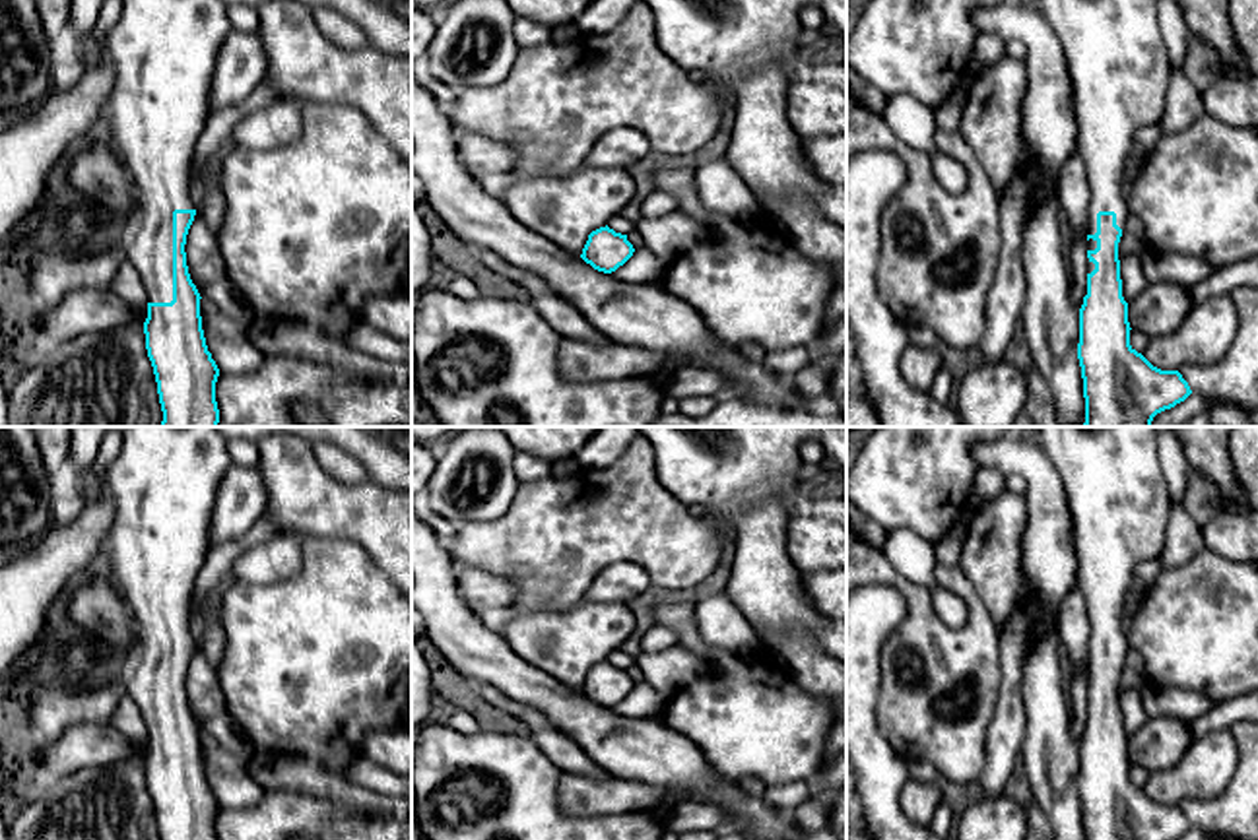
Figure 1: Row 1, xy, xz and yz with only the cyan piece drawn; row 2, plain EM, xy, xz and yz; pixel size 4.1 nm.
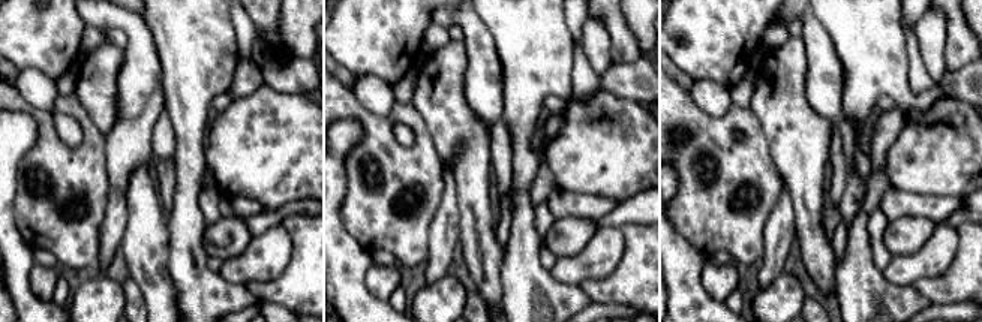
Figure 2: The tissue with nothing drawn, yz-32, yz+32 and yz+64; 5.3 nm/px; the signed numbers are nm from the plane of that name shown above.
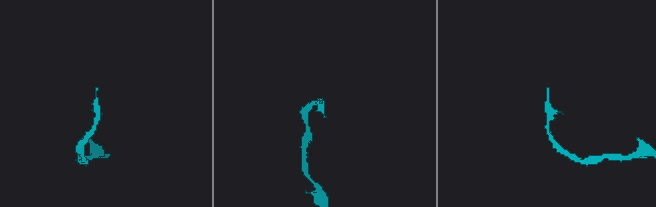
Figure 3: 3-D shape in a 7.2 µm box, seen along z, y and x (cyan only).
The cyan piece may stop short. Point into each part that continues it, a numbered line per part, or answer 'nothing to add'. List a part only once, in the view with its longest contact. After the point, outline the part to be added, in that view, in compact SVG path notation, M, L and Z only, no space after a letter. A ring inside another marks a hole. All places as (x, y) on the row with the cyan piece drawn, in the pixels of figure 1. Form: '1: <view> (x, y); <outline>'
1: xy (158, 63); M124 0L120 19L107 33L101 62L76 85L50 89L27 118L0 132L0 241L37 206L50 169L89 132L99 107L107 103L113 111L113 140L134 177L142 210L124 260L138 270L148 303L171 303L173 211L196 210L190 198L190 163L212 114L212 78L231 29L221 0Z

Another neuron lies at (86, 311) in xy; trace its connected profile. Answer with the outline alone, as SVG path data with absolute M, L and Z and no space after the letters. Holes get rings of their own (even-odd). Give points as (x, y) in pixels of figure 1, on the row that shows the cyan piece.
M78 289L56 308L39 312L43 343L68 341L83 334L113 332L136 318L134 310L109 289Z

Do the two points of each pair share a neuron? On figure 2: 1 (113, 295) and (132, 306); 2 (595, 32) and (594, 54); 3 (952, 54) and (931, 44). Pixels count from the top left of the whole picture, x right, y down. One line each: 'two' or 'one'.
1: two
2: one
3: two

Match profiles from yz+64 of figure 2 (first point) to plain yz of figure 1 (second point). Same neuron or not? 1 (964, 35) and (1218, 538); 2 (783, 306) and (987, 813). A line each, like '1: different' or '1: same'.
1: different
2: same

